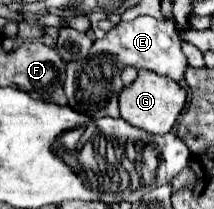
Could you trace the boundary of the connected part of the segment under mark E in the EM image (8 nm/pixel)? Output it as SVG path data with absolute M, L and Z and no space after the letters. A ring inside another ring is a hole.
M138 16L132 22L116 24L106 38L96 40L88 52L88 56L80 64L66 64L66 84L64 92L68 104L86 116L118 118L118 92L122 88L120 70L130 64L134 68L148 68L158 72L160 76L168 76L176 82L184 80L184 70L188 68L188 60L180 48L182 40L176 32L172 20L156 20L152 16Z

